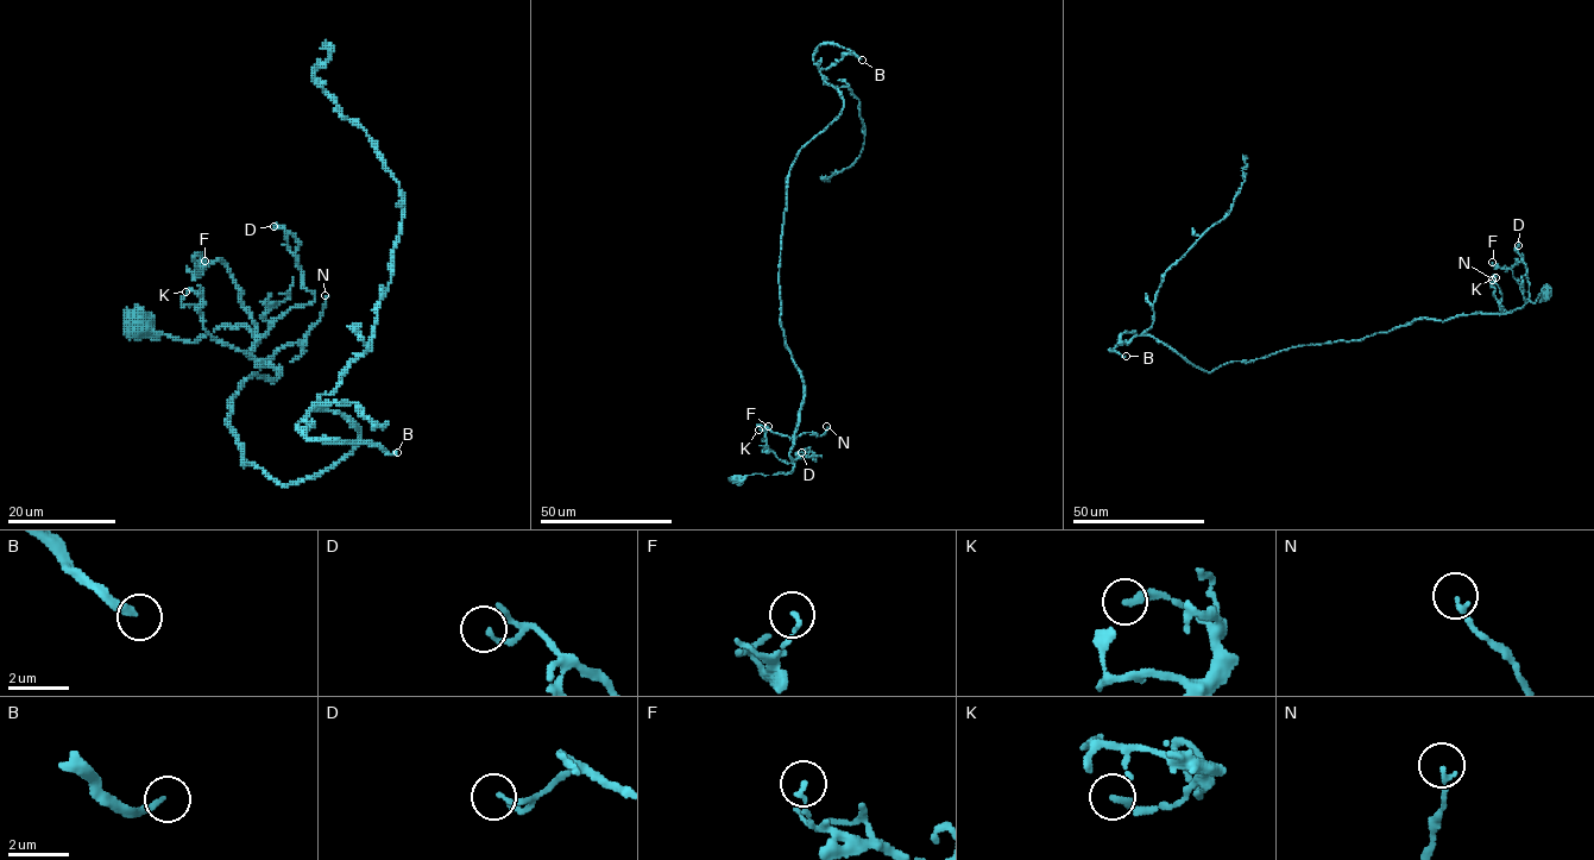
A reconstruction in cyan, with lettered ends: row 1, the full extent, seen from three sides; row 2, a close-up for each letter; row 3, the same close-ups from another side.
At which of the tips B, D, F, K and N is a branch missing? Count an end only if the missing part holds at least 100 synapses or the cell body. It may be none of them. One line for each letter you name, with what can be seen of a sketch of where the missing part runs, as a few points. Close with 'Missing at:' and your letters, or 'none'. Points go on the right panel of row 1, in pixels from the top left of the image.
B: missing branch runs (1126, 356), (1129, 350), (1145, 352), (1147, 365), (1160, 359), (1159, 353), (1170, 349), (1174, 338), (1178, 319)
Missing at: B

